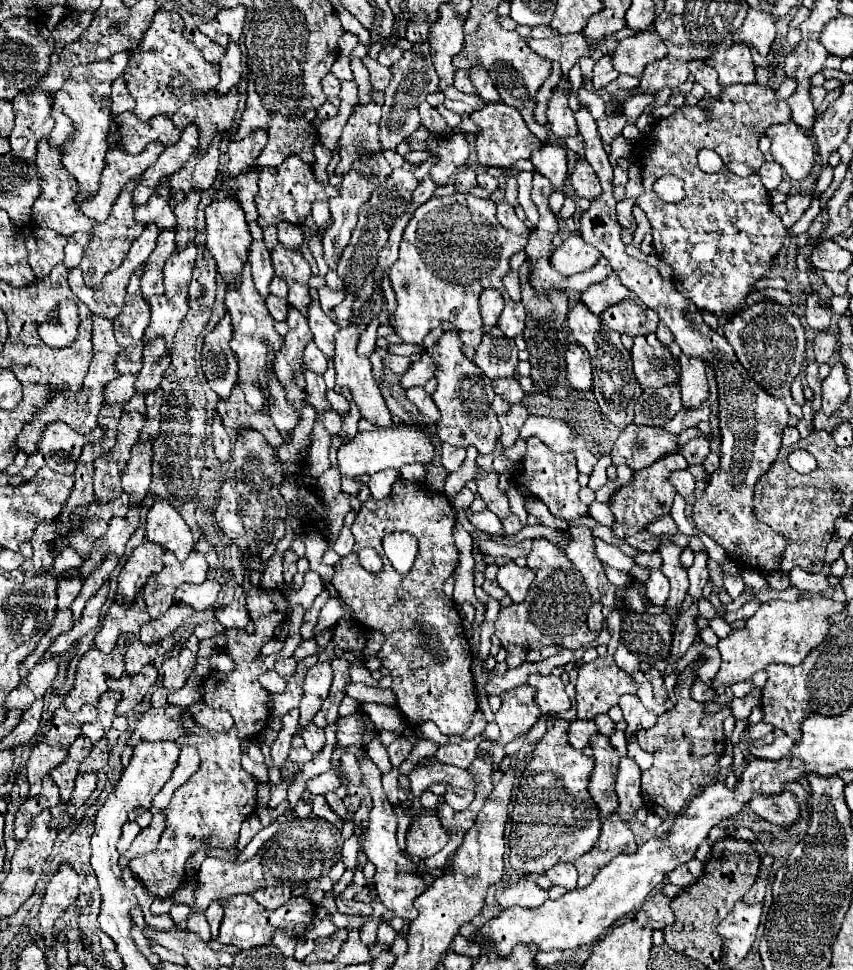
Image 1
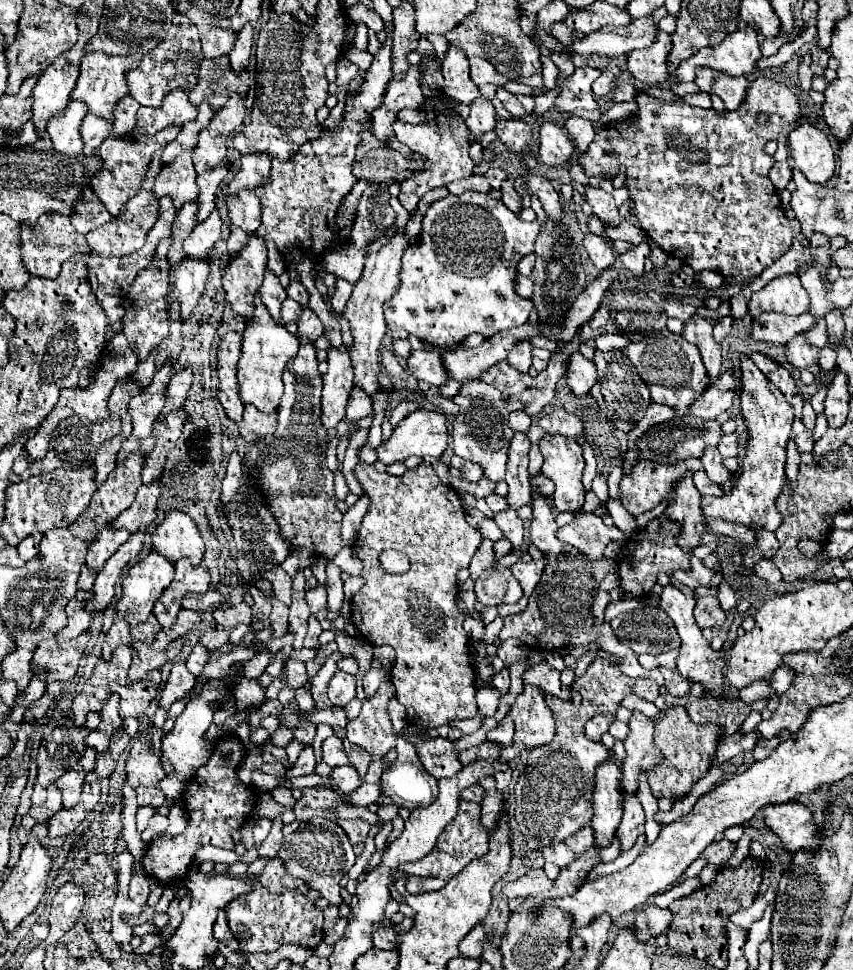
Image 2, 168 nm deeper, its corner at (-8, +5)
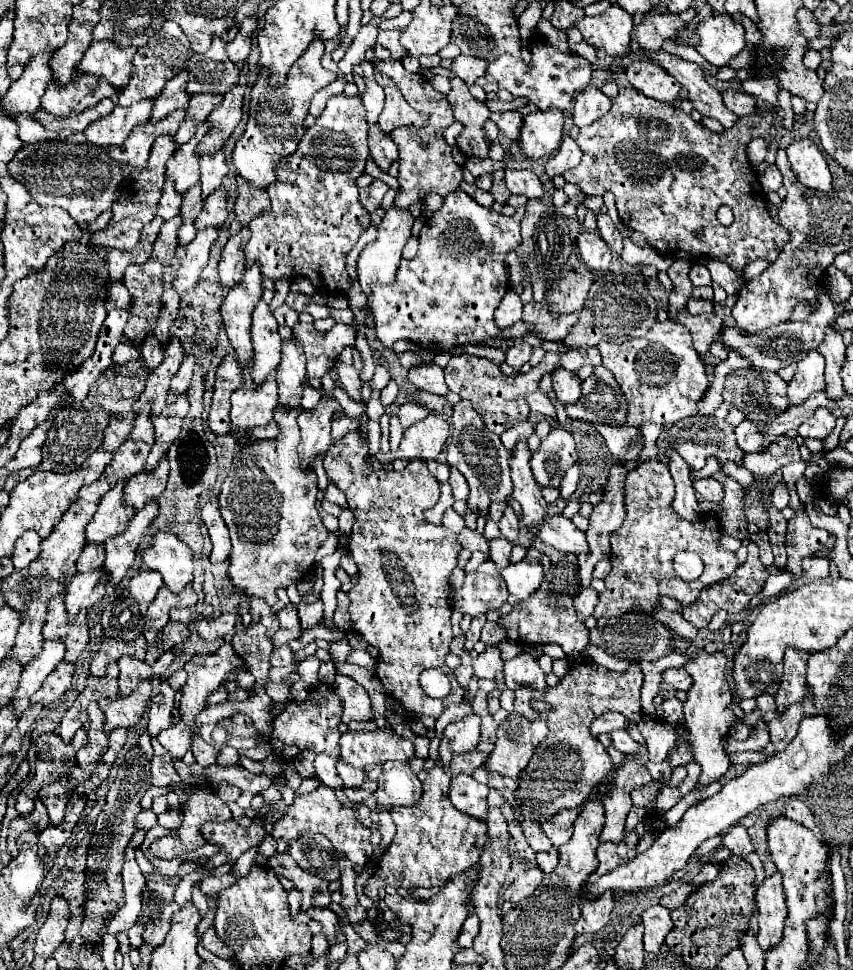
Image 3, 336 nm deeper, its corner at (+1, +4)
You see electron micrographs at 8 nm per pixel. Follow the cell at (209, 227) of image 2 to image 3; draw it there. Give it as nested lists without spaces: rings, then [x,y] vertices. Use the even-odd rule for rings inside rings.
[[[218,188],[206,202],[202,212],[196,218],[194,228],[202,230],[202,228],[220,228],[224,224],[224,220],[228,218],[228,210],[226,210],[226,192],[222,188]]]

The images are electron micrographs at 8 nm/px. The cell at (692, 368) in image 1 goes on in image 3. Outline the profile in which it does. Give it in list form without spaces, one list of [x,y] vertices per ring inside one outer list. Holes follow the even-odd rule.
[[[682,310],[678,314],[678,322],[682,326],[686,326],[694,338],[694,350],[704,356],[712,344],[712,340],[716,338],[722,320],[718,314],[706,314],[706,316],[692,316],[688,310]]]

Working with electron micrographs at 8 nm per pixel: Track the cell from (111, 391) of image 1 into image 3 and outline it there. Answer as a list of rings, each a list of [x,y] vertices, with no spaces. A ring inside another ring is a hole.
[[[150,334],[150,336],[144,340],[144,344],[142,344],[140,352],[142,352],[142,360],[144,360],[144,364],[146,364],[146,368],[148,368],[148,370],[158,368],[160,360],[164,358],[164,350],[160,348],[160,342],[156,340],[156,336],[154,336],[154,334]]]

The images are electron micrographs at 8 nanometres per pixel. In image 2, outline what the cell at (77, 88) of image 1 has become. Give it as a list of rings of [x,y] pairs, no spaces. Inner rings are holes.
[[[87,53],[83,57],[81,63],[81,75],[77,79],[77,87],[71,93],[71,99],[75,101],[83,101],[91,113],[99,115],[99,117],[107,117],[107,121],[111,121],[111,111],[115,109],[115,103],[129,93],[127,87],[127,79],[125,75],[129,71],[133,71],[133,67],[137,67],[141,61],[141,55],[129,55],[129,57],[115,57],[115,55],[107,55],[107,53]]]

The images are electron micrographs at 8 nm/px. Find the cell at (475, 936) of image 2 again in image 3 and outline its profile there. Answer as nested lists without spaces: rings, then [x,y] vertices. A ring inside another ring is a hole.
[[[470,914],[470,916],[466,918],[462,930],[460,930],[460,936],[458,936],[458,946],[460,946],[462,950],[472,948],[472,942],[474,942],[474,938],[476,938],[476,934],[478,934],[478,928],[480,928],[478,916],[476,916],[476,914]]]

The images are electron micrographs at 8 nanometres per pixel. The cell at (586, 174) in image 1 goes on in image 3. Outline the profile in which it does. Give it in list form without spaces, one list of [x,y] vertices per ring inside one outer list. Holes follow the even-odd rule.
[[[600,210],[596,212],[596,220],[598,220],[600,236],[606,240],[606,244],[608,244],[616,254],[620,254],[620,252],[622,252],[622,248],[624,248],[620,230],[614,226],[614,222],[610,220],[610,216],[608,216],[608,214],[604,214],[604,212],[600,212]]]

